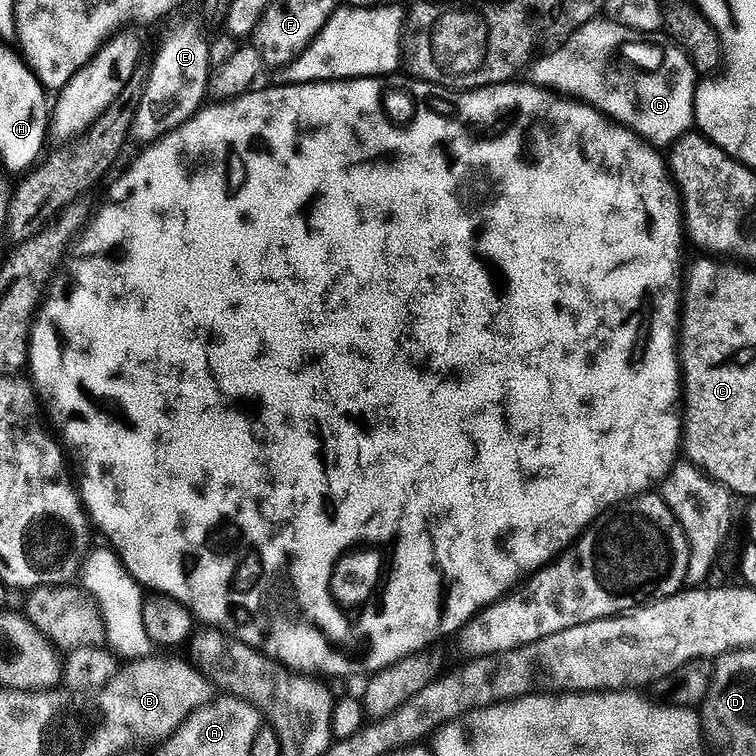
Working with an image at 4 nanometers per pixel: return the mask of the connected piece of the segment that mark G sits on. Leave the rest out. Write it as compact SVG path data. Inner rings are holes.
M604 19L592 20L585 28L567 37L557 52L542 57L540 61L537 59L530 68L531 83L537 89L552 94L564 92L576 100L584 96L593 98L596 100L597 113L606 108L607 118L620 128L635 134L653 149L667 149L693 131L696 123L698 71L683 47L672 46L676 48L668 48L665 52L652 44L643 48L636 44L637 33L615 19ZM644 66L656 68L656 72ZM639 69L642 78L638 84L634 84L634 94L630 92L628 96L618 92L618 84L626 78L626 70Z

